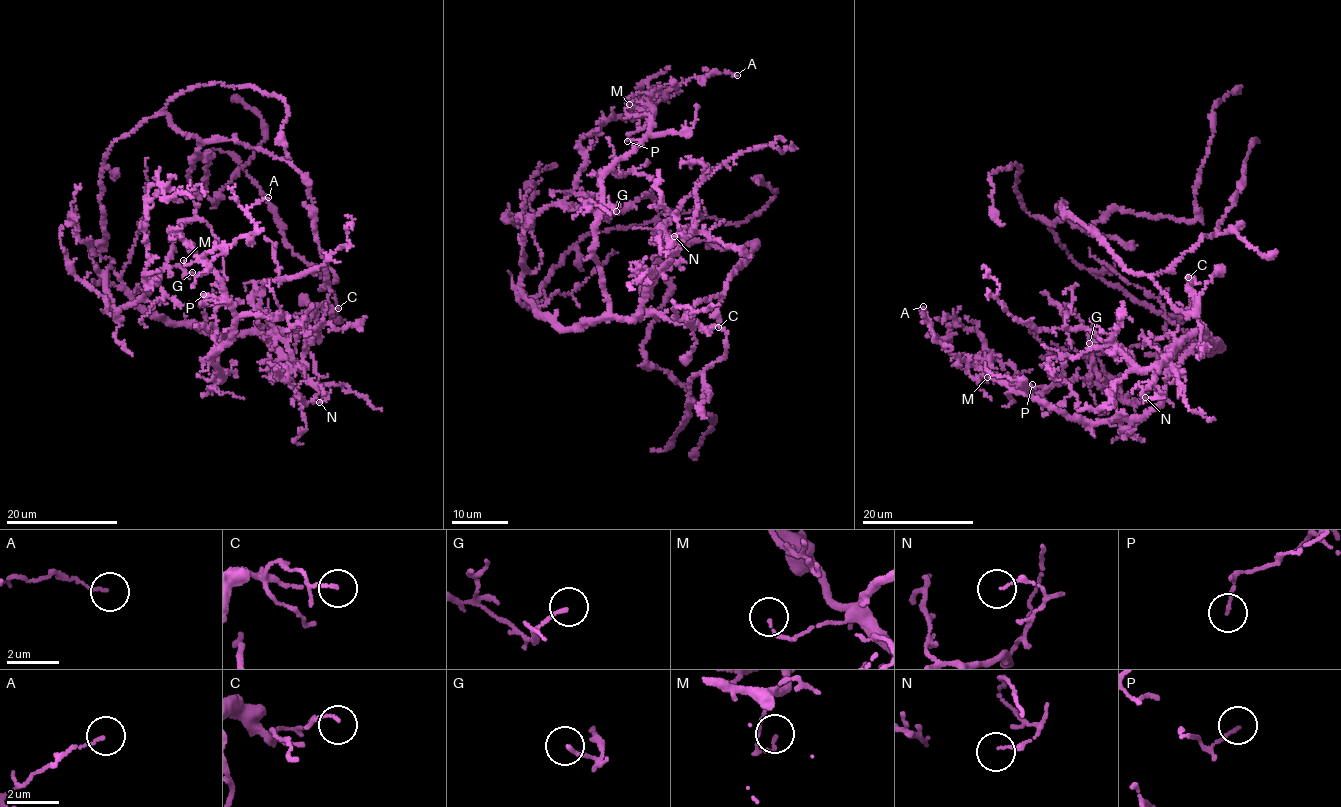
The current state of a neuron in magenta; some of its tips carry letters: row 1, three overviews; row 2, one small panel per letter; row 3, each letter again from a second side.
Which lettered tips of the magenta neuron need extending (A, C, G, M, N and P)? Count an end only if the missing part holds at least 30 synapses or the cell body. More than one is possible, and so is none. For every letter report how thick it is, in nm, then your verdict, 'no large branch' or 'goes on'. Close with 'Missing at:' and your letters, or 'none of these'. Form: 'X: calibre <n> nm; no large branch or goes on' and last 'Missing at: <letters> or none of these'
A: calibre 110 nm; no large branch
C: calibre 120 nm; no large branch
G: calibre 120 nm; no large branch
M: calibre 100 nm; no large branch
N: calibre 80 nm; no large branch
P: calibre 100 nm; no large branch
Missing at: none of these

